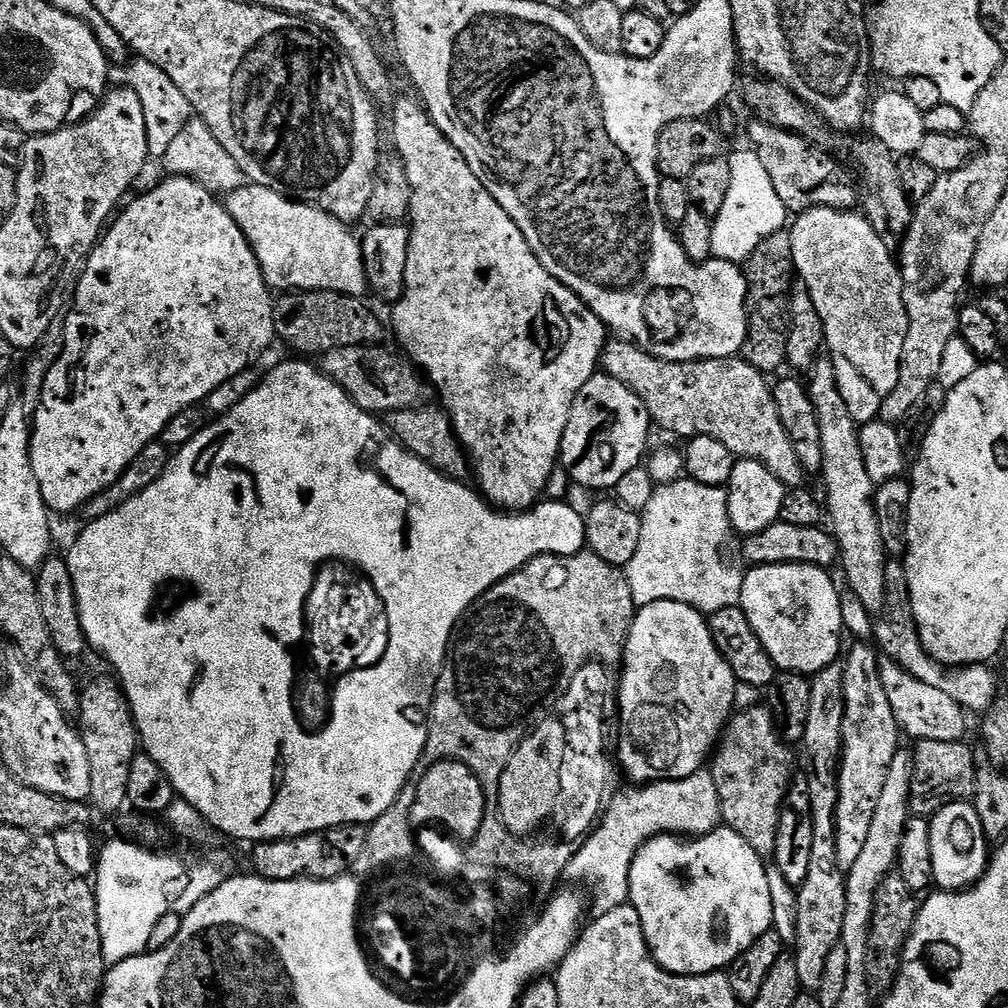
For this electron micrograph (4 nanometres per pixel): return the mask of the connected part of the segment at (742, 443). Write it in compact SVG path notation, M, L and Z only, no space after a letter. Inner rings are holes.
M612 338L605 343L602 353L602 368L609 381L617 385L624 385L631 392L635 399L644 404L651 423L656 428L665 428L668 432L673 432L676 436L691 438L694 436L707 436L709 440L717 440L726 450L730 450L733 457L741 461L755 461L763 466L781 485L789 489L796 490L803 485L806 480L806 473L802 466L796 468L799 460L792 460L792 452L795 446L788 448L784 444L784 435L788 432L780 427L782 421L776 424L777 416L772 416L772 407L775 406L773 400L773 389L764 380L765 377L743 358L733 358L731 360L691 360L690 362L670 362L669 360L659 360L650 353L644 352L637 344L623 338Z

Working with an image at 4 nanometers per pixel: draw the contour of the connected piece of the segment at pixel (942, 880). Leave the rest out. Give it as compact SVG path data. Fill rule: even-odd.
M968 802L947 804L931 817L930 824L932 833L930 862L933 885L946 892L958 892L971 888L980 879L990 850L989 841L984 839L982 822L978 822L975 807Z

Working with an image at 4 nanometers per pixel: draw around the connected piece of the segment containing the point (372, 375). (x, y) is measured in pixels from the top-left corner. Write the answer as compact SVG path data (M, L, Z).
M365 346L339 348L326 352L322 357L322 371L333 384L337 384L345 396L360 409L361 413L407 412L415 409L420 395L426 389L425 381L415 364L403 355L383 356L380 352L371 352Z

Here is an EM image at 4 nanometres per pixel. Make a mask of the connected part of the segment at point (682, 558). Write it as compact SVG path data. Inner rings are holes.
M689 480L657 485L640 517L637 548L630 562L624 566L624 577L630 592L629 601L633 607L641 608L658 601L675 601L688 605L701 615L711 616L718 610L739 605L743 573L730 568L722 554L722 546L730 535L726 492L723 489L708 488L705 484Z

